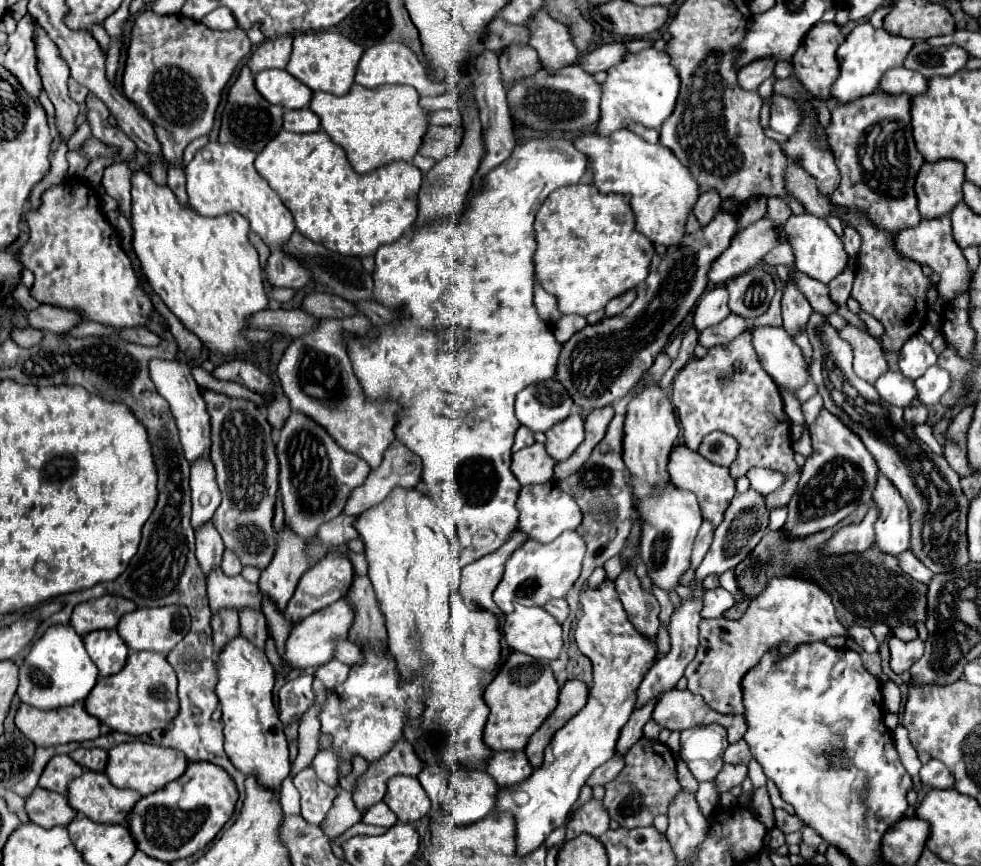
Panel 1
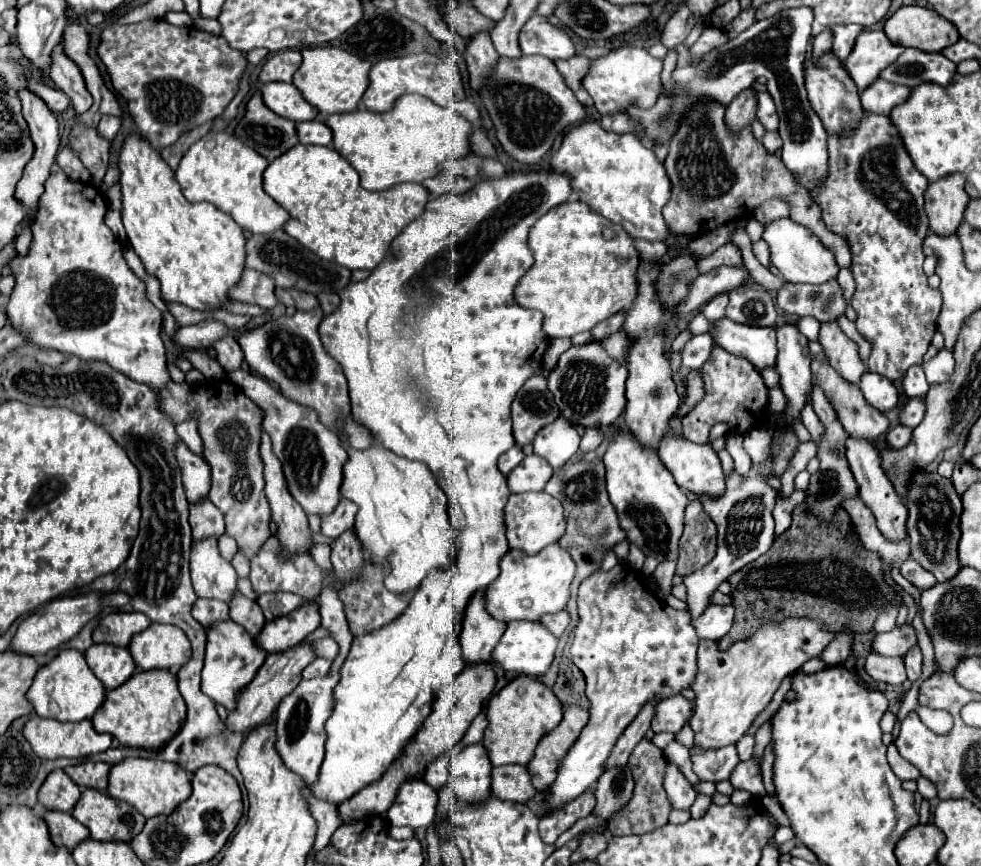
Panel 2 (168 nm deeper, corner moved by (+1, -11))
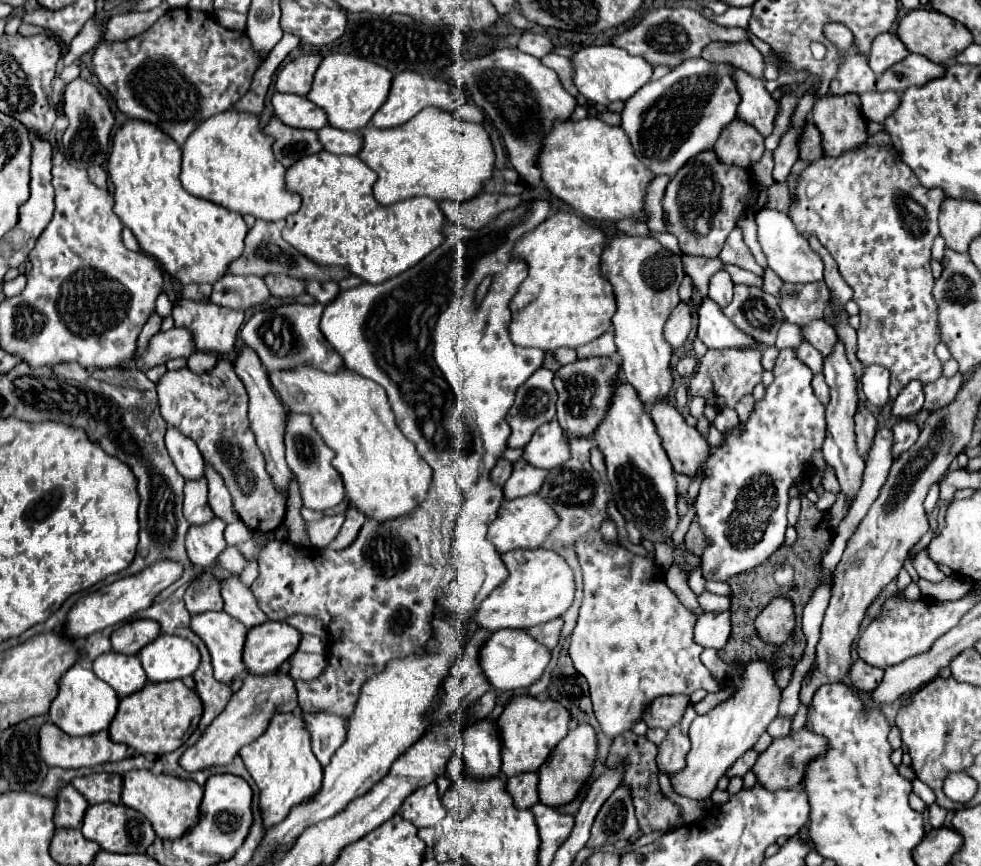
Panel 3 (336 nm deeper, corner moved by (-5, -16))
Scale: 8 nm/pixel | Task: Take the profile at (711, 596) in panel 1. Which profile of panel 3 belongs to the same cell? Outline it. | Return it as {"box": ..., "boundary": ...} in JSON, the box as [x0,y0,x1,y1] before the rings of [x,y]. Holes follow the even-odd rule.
{"box":[695,612,731,650],"boundary":[[[707,612],[697,618],[695,642],[703,648],[721,650],[731,634],[731,612]]]}

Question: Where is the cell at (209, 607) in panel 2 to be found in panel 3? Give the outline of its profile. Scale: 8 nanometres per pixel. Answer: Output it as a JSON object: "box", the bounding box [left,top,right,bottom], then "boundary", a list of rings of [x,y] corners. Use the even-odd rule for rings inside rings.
{"box":[185,574,223,614],"boundary":[[[201,574],[199,578],[195,578],[187,592],[185,592],[185,606],[189,610],[189,614],[203,614],[203,612],[219,612],[223,610],[223,600],[219,594],[221,584],[209,576],[209,574]]]}

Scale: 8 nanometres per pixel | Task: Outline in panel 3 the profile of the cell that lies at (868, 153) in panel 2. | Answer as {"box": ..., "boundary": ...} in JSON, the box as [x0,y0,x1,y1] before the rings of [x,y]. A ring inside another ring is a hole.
{"box":[789,132,945,400],"boundary":[[[885,132],[873,134],[863,146],[847,150],[837,158],[825,156],[813,162],[799,176],[801,178],[795,186],[797,192],[791,196],[789,204],[789,218],[803,236],[815,234],[819,238],[839,264],[843,280],[853,288],[853,300],[861,308],[857,358],[867,366],[879,364],[891,372],[891,400],[895,400],[901,388],[905,388],[911,380],[919,380],[923,384],[937,380],[941,376],[941,362],[935,354],[935,346],[941,338],[937,302],[933,298],[935,280],[931,276],[931,246],[939,234],[937,214],[945,192],[941,192],[941,188],[925,188],[917,176],[901,164],[899,156],[893,154],[891,138]]]}

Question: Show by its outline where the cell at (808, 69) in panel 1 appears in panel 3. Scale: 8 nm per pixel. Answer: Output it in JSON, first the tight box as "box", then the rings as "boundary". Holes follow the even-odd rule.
{"box":[811,94,869,156],"boundary":[[[857,94],[821,96],[813,106],[811,118],[821,132],[825,156],[839,156],[863,144],[869,136]]]}

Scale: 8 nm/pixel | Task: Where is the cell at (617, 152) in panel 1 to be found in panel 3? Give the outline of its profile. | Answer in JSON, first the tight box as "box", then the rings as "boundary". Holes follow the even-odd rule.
{"box":[541,116,655,222],"boundary":[[[587,116],[581,122],[561,122],[541,148],[541,178],[557,198],[565,200],[577,214],[599,222],[619,222],[623,218],[647,222],[647,188],[655,174],[635,156],[629,136],[623,128],[609,126],[599,118]]]}

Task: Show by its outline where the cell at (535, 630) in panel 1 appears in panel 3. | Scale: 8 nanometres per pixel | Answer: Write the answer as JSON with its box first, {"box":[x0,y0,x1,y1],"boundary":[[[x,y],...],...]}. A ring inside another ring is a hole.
{"box":[481,630,551,690],"boundary":[[[499,630],[497,634],[491,634],[491,638],[483,644],[481,652],[483,672],[487,680],[491,680],[491,688],[499,690],[529,688],[543,676],[549,660],[551,660],[551,650],[545,644],[531,638],[527,630]]]}

